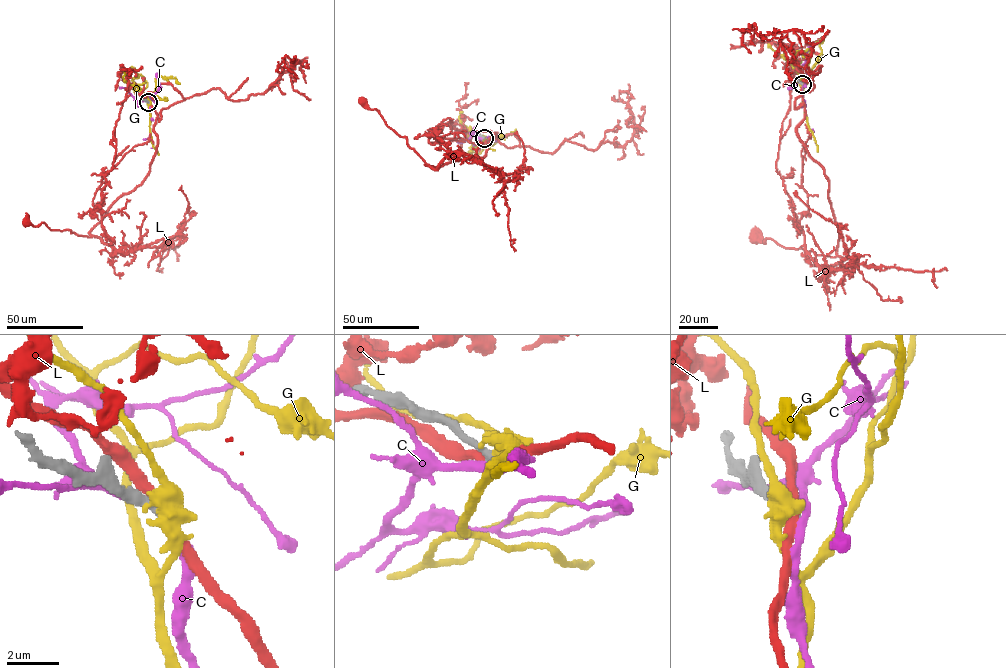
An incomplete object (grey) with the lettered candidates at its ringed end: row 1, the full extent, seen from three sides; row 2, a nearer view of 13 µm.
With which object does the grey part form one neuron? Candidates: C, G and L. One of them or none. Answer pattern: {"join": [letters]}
{"join": []}

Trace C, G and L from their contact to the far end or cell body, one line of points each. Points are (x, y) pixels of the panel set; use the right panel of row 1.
C: (802, 83), (805, 109), (814, 143)
G: (801, 83), (802, 88), (810, 75), (810, 50), (800, 51), (790, 60)
L: (801, 83), (805, 113), (796, 133), (829, 183), (839, 233), (836, 256), (755, 238)

